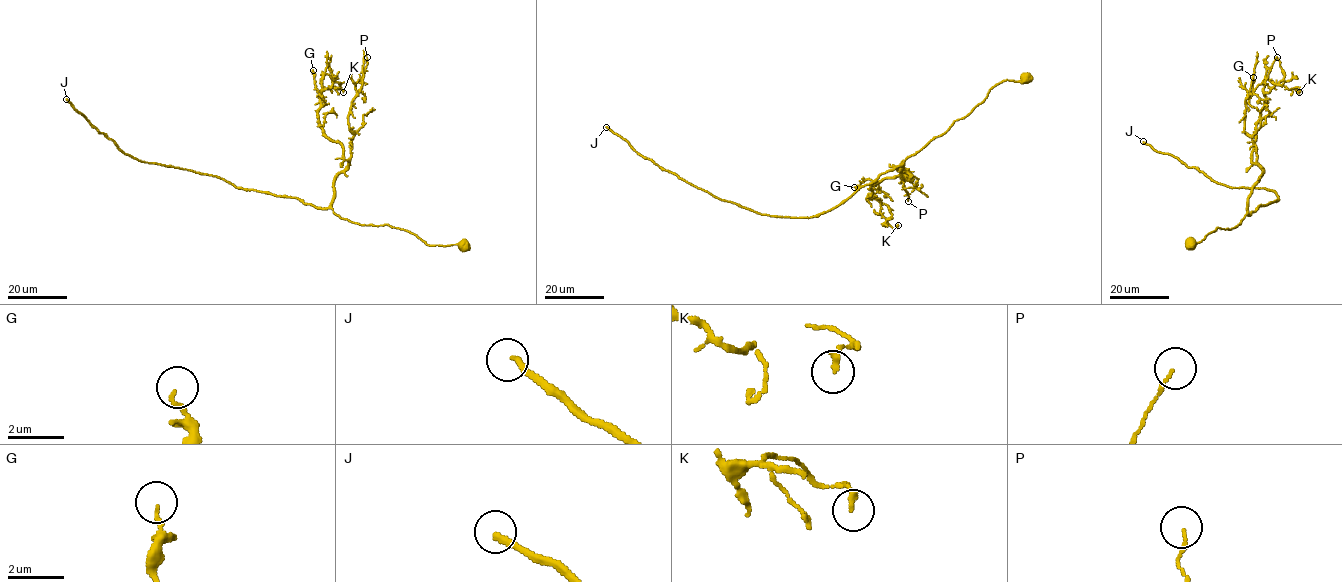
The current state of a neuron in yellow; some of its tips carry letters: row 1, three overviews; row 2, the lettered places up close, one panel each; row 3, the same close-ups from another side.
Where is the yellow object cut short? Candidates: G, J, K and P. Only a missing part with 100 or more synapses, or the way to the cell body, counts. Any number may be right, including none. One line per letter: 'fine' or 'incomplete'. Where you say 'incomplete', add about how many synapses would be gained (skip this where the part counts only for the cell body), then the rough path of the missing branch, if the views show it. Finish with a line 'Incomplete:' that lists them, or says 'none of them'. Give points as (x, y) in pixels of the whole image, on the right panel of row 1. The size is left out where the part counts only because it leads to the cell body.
G: fine
J: incomplete | 250 syn | (1143, 141), (1129, 126), (1126, 107), (1147, 98), (1166, 82), (1172, 74), (1167, 66), (1167, 51)
K: fine
P: fine
Incomplete: J

